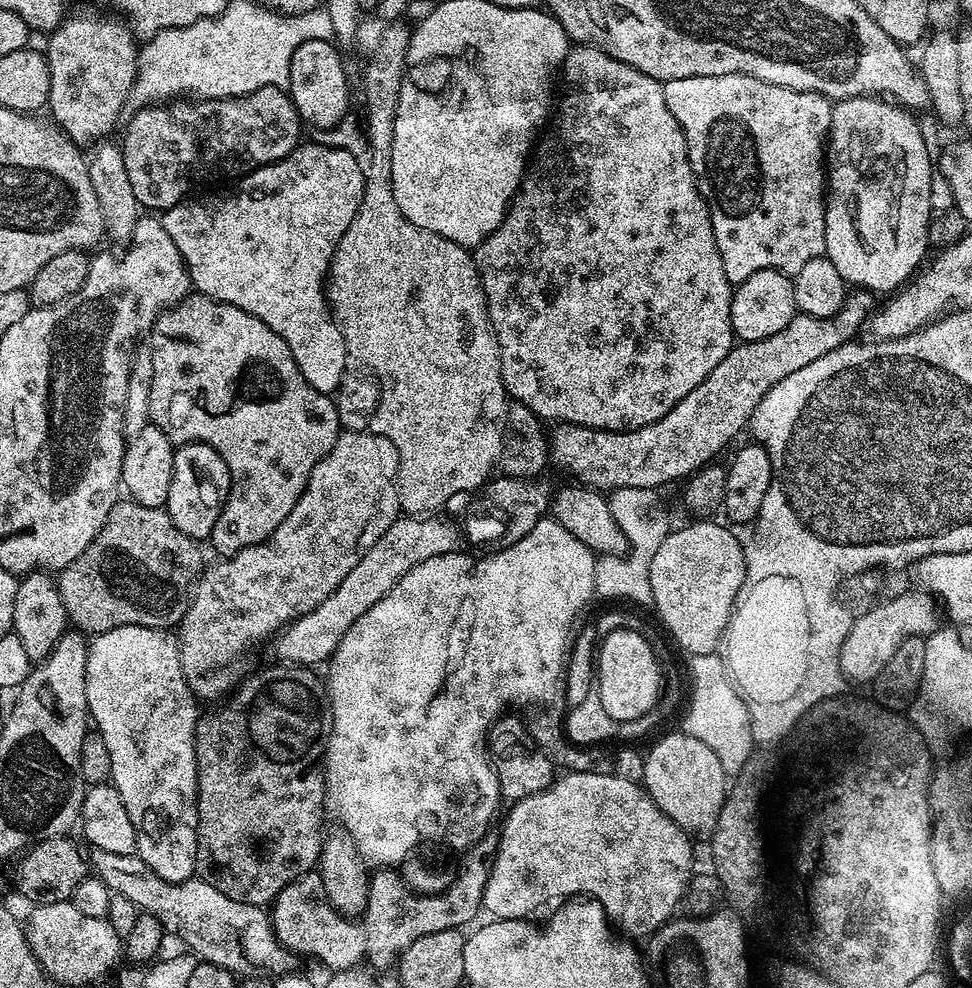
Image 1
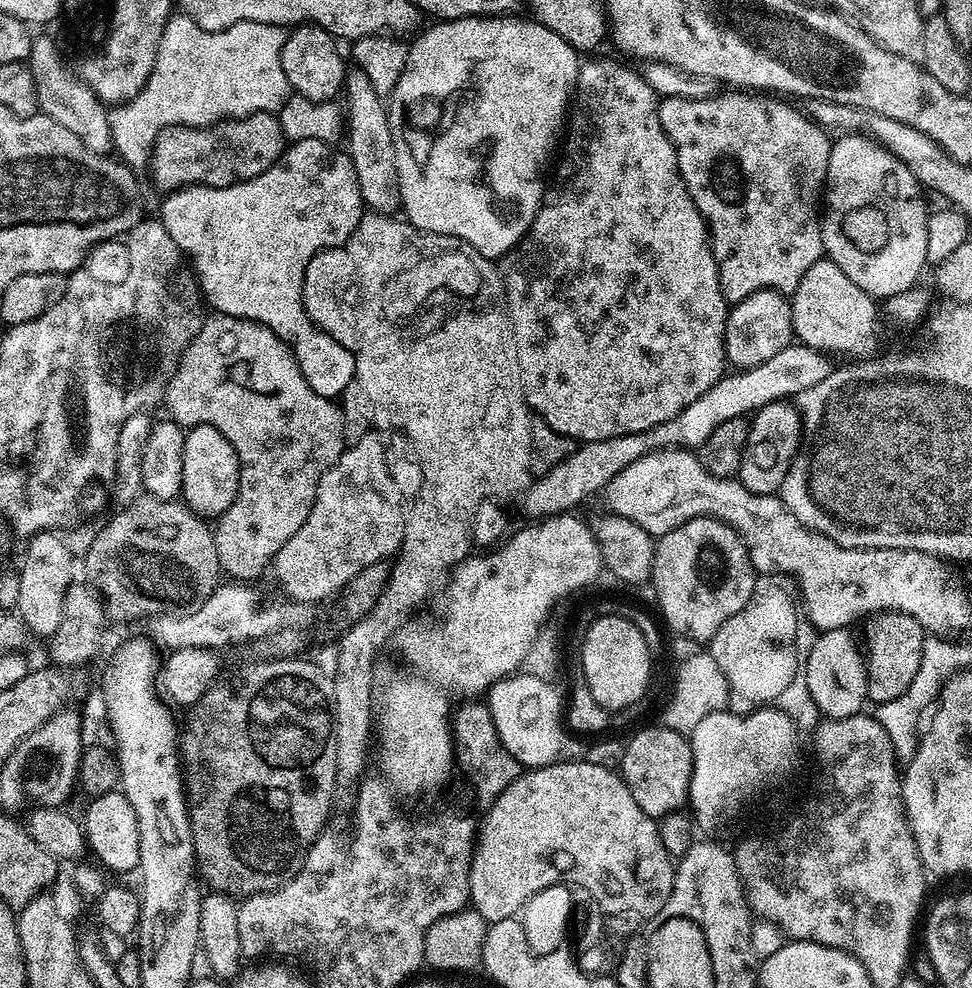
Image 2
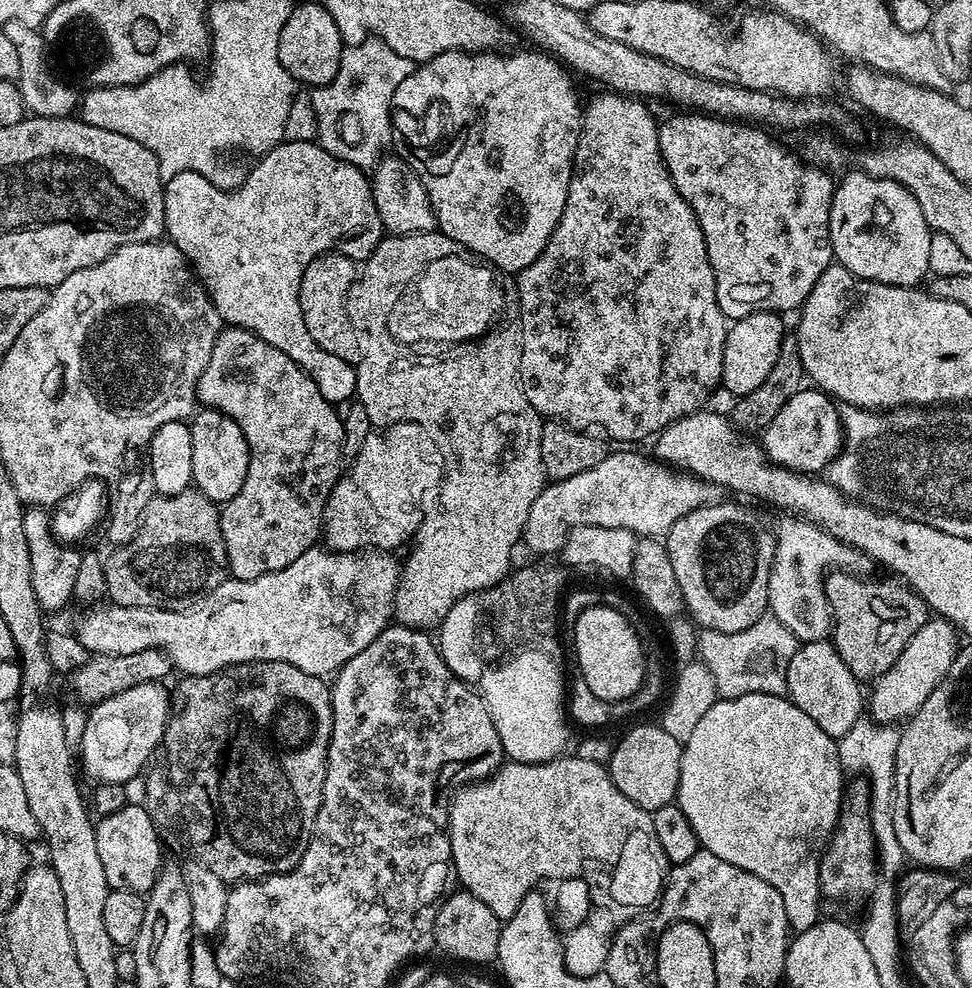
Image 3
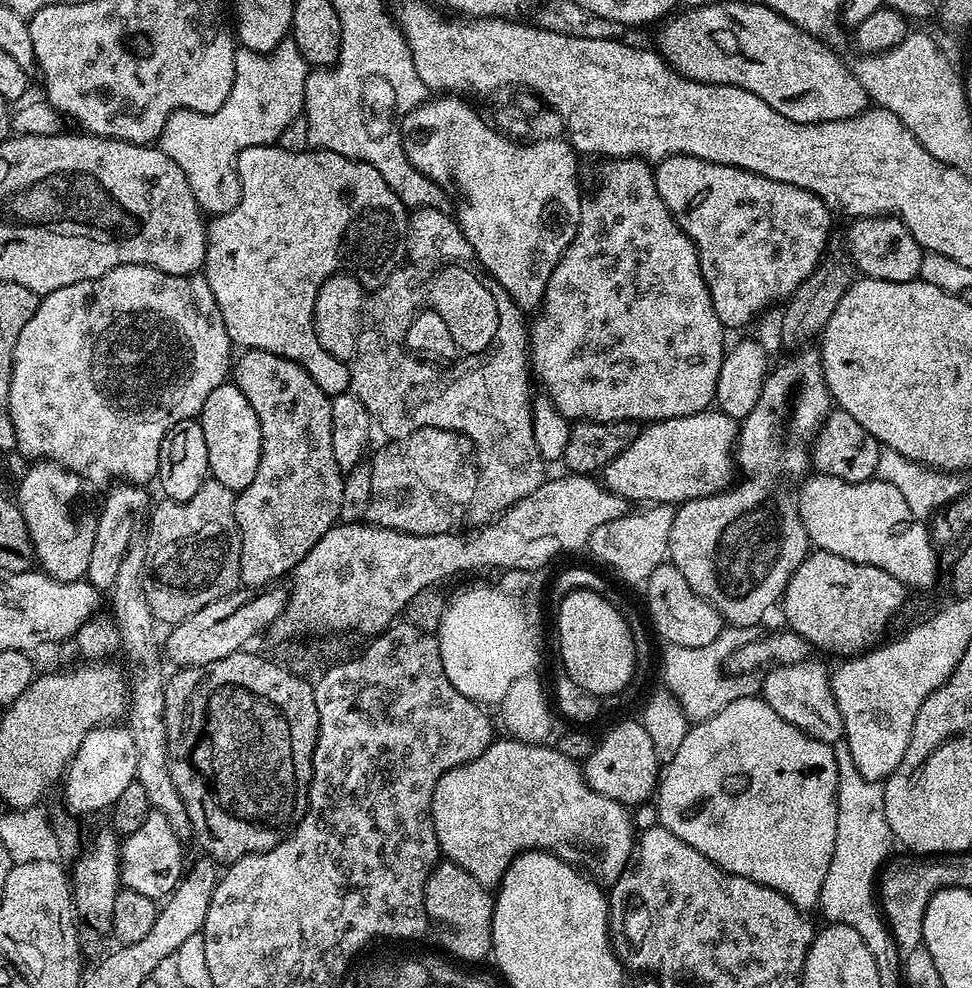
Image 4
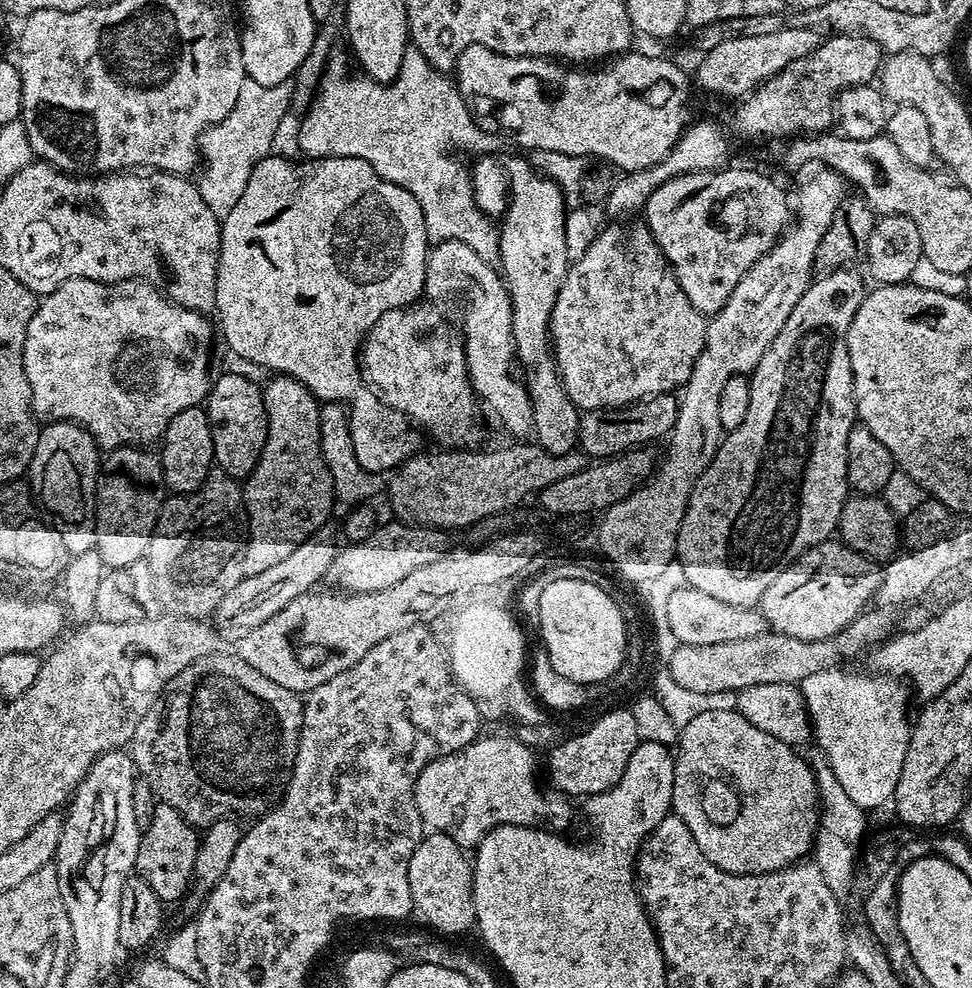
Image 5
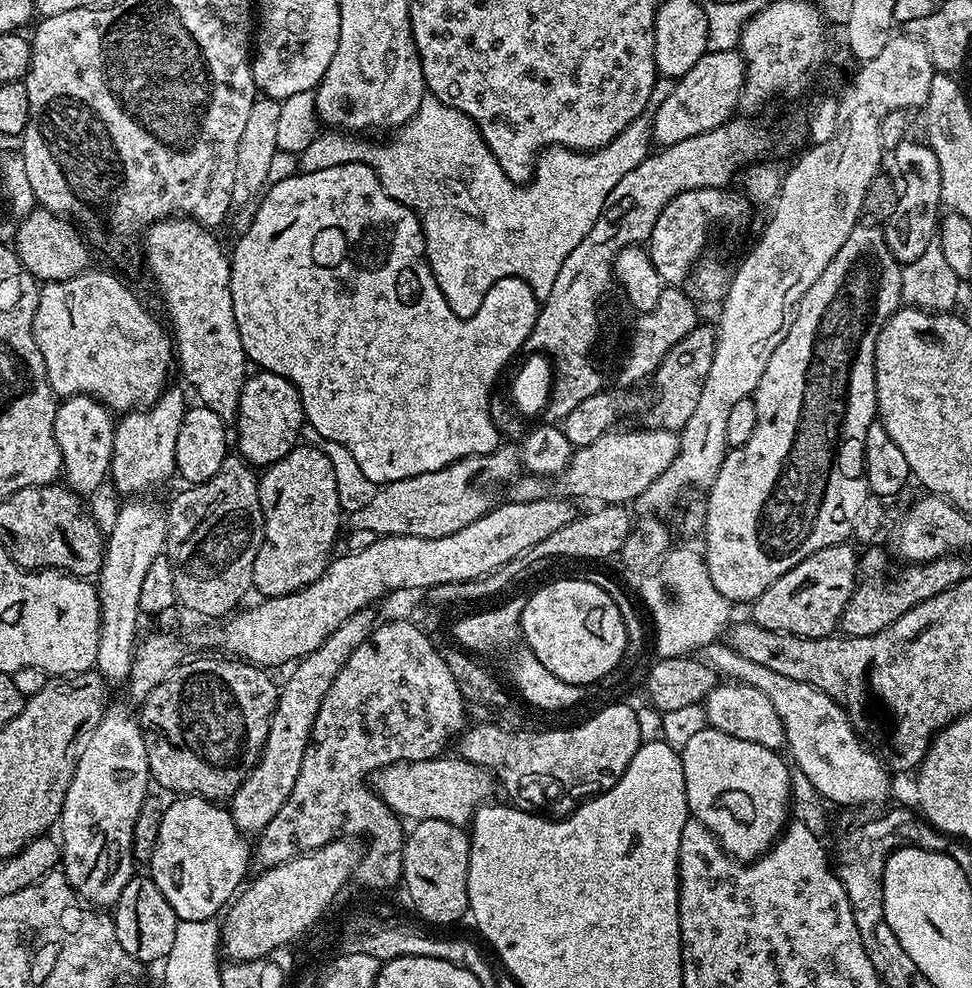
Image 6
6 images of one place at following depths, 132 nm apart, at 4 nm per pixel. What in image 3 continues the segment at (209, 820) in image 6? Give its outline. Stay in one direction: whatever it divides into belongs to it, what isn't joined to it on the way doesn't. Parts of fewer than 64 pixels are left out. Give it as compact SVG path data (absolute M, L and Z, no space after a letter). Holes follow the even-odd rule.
M128 802L124 808L109 816L99 817L96 824L98 858L102 858L102 870L106 870L109 889L130 890L147 894L152 891L162 867L160 860L160 836L149 809L143 803Z

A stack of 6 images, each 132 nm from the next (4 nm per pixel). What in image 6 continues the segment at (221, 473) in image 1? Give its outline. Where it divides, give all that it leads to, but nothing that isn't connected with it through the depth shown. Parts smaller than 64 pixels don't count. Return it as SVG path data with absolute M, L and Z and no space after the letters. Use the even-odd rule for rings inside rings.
M263 370L255 373L257 376L249 375L245 379L242 390L240 391L240 411L234 421L234 444L238 447L239 455L243 456L249 464L257 469L263 470L269 464L278 462L282 458L286 458L286 454L290 449L295 448L301 439L300 427L305 427L304 407L300 401L300 395L296 387L286 378L282 378L273 372L265 372Z

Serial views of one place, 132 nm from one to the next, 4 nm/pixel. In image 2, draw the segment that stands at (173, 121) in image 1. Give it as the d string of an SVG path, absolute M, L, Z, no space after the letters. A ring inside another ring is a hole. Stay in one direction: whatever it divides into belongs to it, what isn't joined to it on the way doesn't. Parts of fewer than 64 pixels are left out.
M252 112L248 116L221 120L203 128L189 128L182 124L170 124L156 135L150 151L150 173L152 180L164 194L175 193L178 188L187 188L189 184L205 184L211 188L225 188L243 180L262 174L283 154L286 139L276 114L270 112Z

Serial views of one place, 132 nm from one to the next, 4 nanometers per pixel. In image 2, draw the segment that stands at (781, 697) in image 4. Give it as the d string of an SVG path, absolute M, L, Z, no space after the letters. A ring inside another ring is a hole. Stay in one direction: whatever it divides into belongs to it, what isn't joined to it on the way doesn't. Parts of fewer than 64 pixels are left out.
M835 628L829 632L821 631L820 636L812 644L808 656L803 661L804 677L806 686L810 690L810 698L814 698L816 709L820 711L821 717L829 720L841 720L851 716L861 715L863 704L866 704L866 685L868 682L868 669L865 657L862 655L862 648L856 645L856 640L851 636L848 628Z

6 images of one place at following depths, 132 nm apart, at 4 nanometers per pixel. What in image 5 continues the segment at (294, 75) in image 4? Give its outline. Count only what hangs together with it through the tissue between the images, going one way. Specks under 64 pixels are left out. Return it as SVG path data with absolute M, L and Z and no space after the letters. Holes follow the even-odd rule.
M249 78L245 79L242 94L238 94L238 102L232 113L221 124L208 128L200 135L200 160L204 177L198 180L198 187L202 198L206 198L206 206L210 206L216 216L226 217L238 206L252 171L270 155L278 122L290 112L292 103L293 89L287 83L262 86Z

